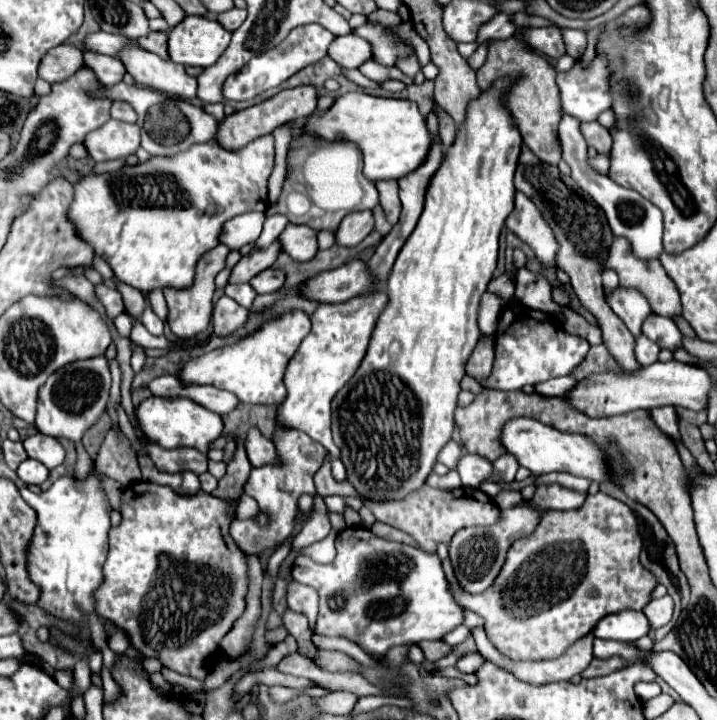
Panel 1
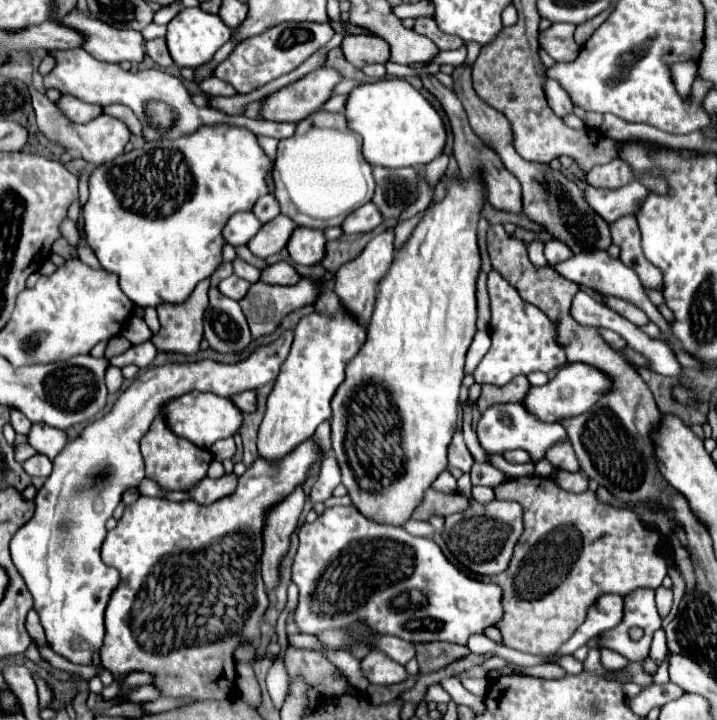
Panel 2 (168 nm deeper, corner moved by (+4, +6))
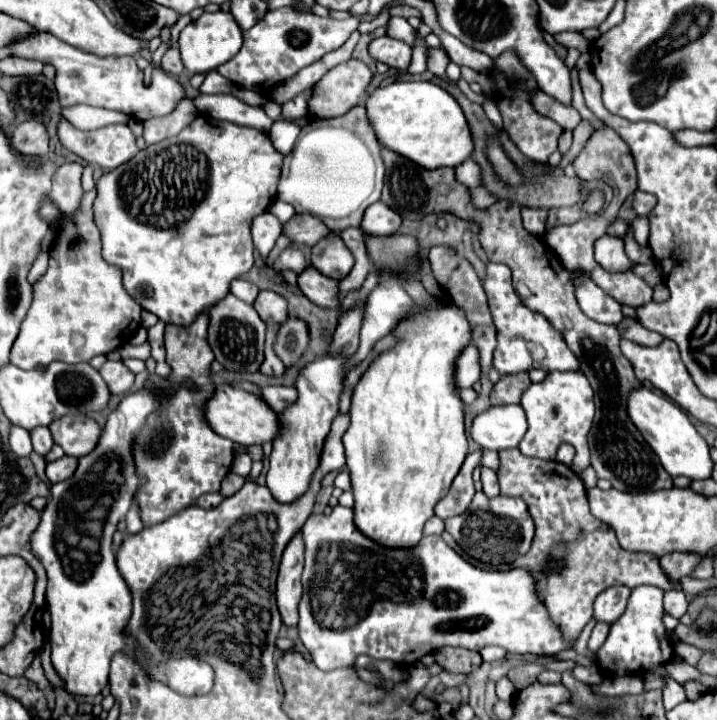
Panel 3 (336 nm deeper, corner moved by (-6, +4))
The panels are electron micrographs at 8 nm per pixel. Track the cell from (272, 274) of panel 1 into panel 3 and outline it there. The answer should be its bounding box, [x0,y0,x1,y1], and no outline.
[298,267,338,309]

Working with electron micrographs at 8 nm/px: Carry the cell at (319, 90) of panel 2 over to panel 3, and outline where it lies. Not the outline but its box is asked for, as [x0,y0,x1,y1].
[306,59,370,119]

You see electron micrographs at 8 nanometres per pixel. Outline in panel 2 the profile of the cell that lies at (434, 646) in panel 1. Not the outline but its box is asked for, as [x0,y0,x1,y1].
[416,641,470,675]

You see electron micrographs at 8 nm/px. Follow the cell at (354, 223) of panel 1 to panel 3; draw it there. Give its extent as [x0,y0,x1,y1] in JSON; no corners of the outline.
[360,201,402,235]

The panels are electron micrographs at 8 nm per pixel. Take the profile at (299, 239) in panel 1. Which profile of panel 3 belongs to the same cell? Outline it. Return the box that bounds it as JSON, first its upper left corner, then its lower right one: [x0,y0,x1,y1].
[310,233,354,281]

